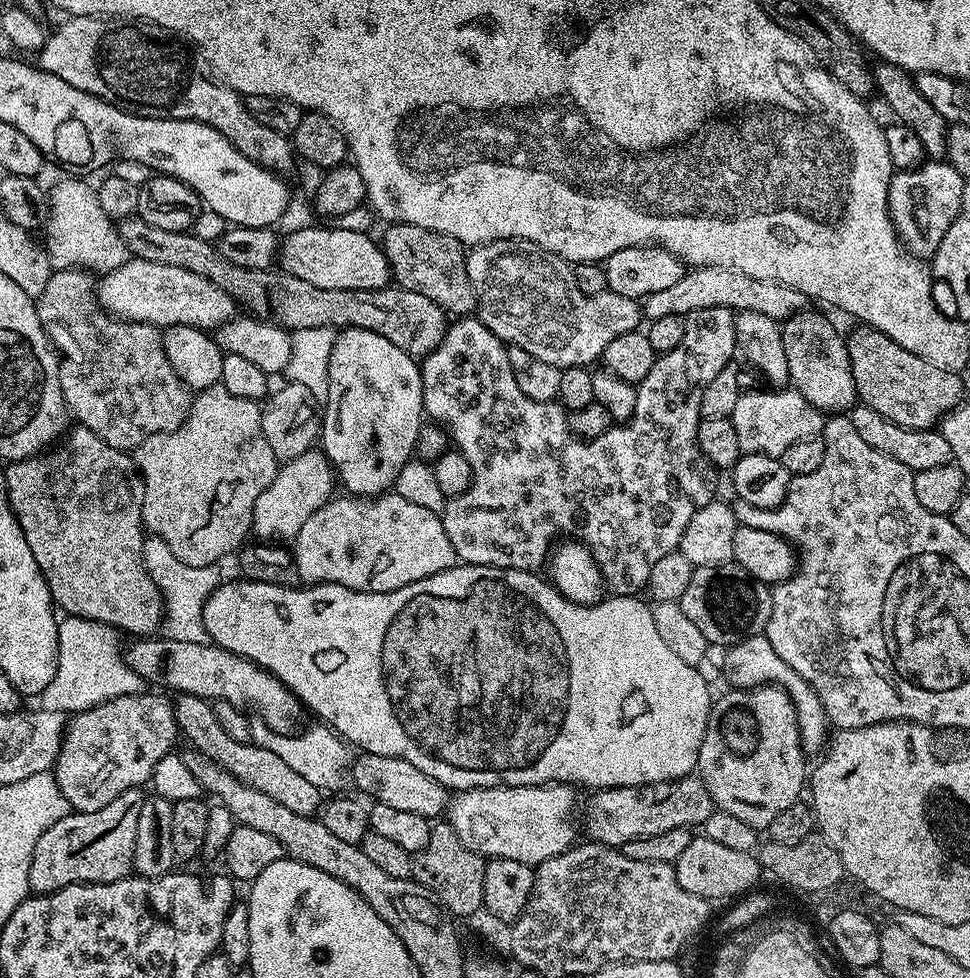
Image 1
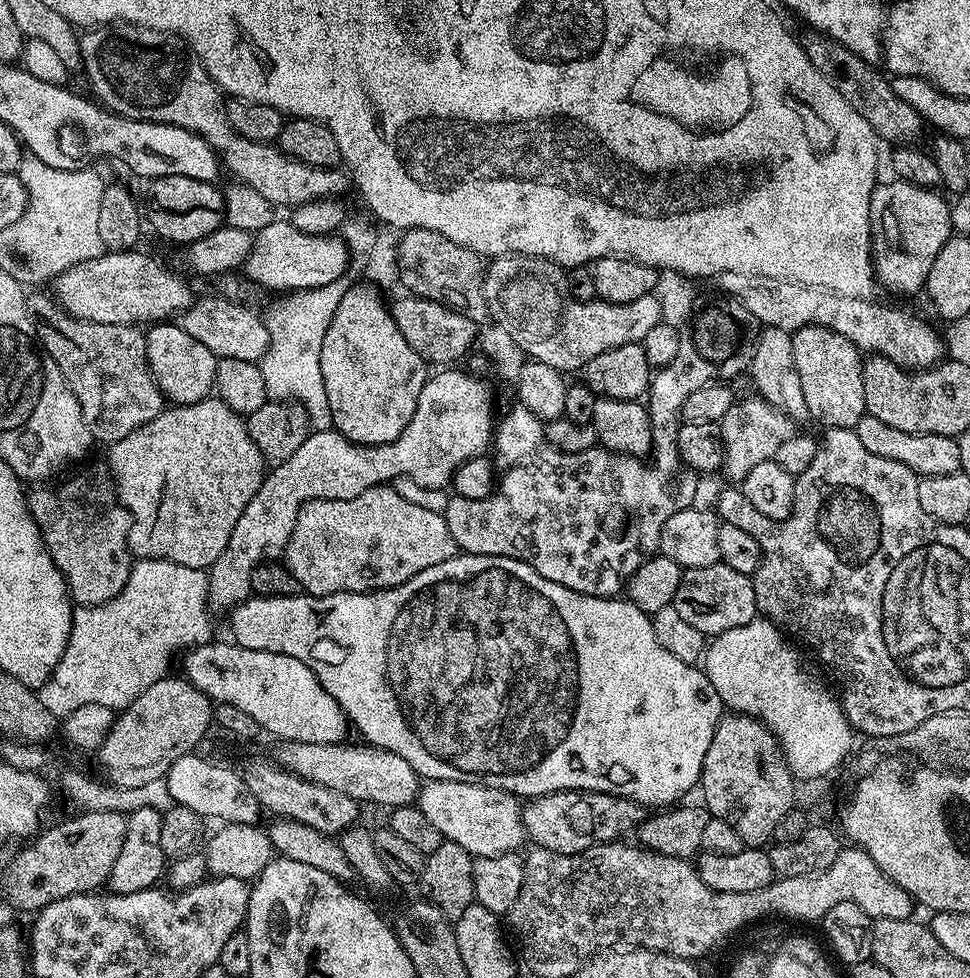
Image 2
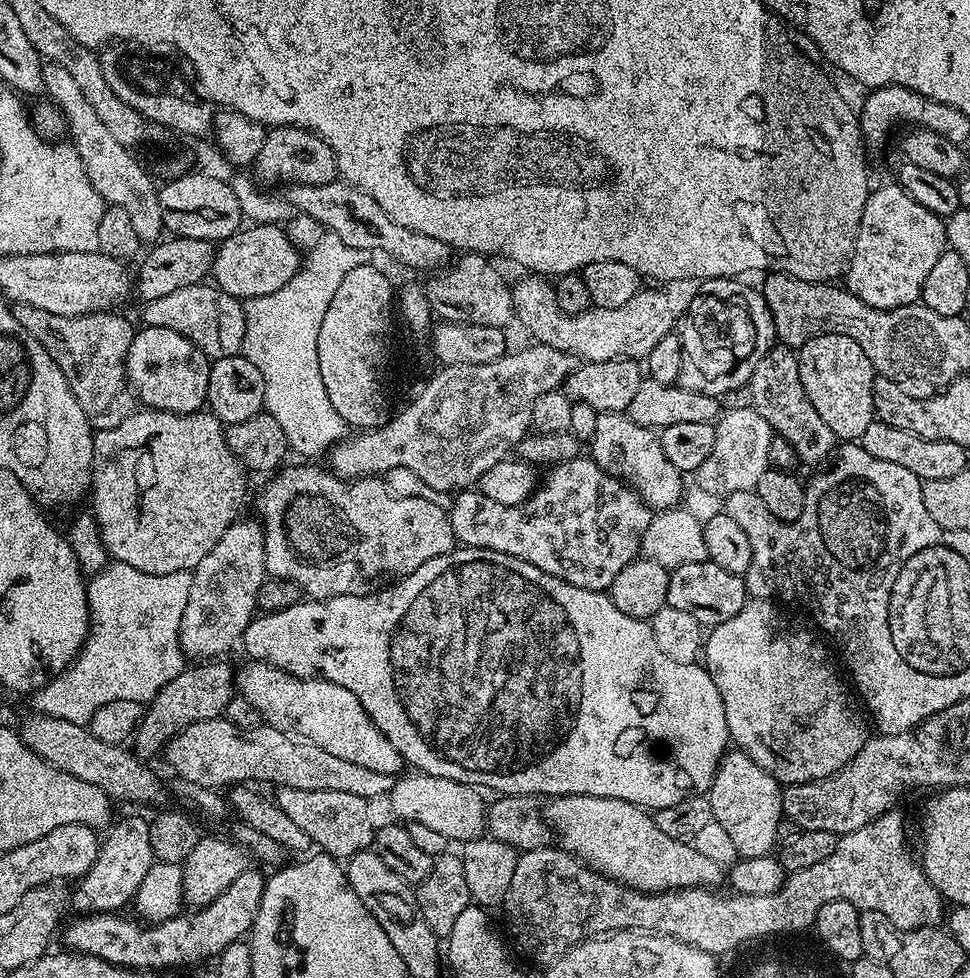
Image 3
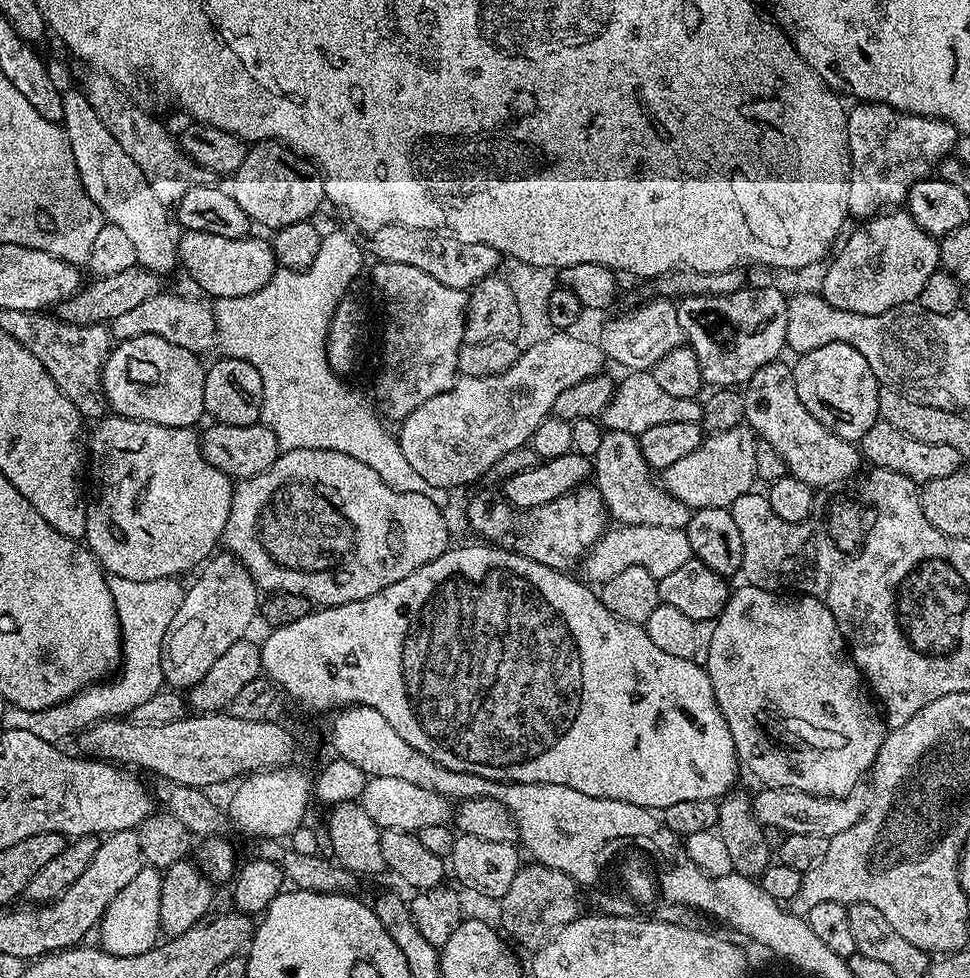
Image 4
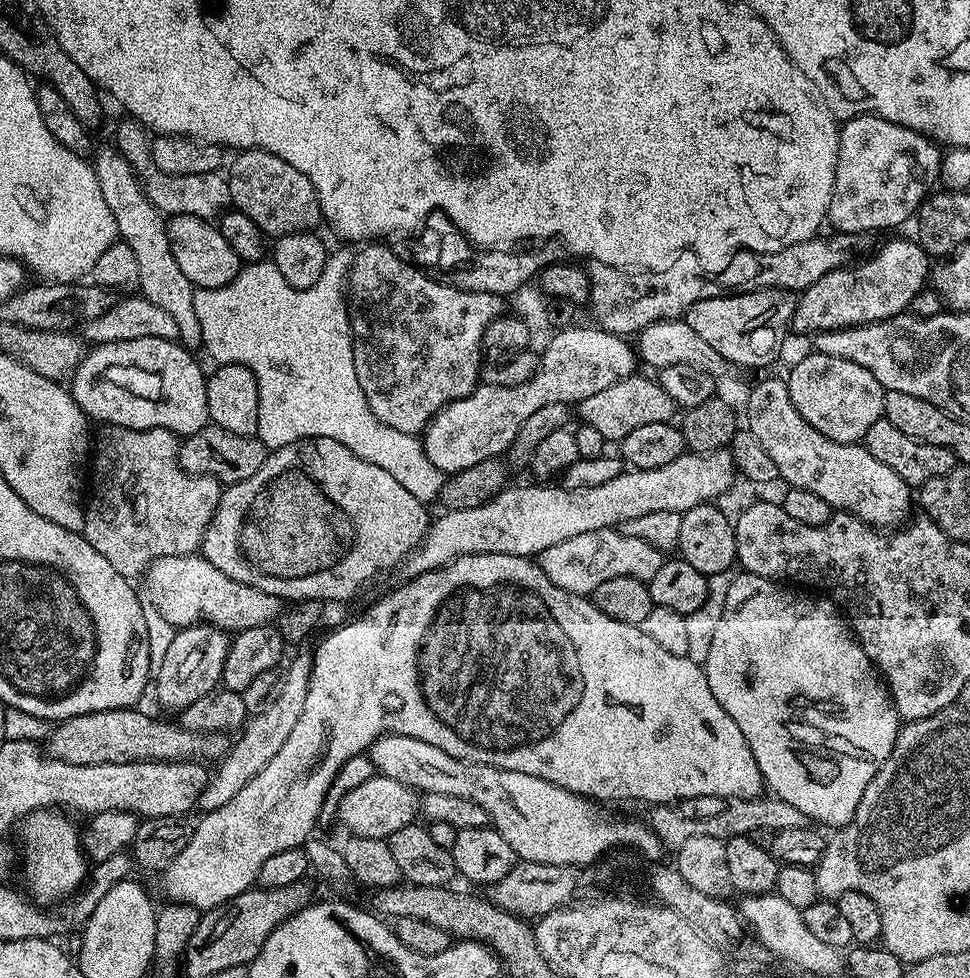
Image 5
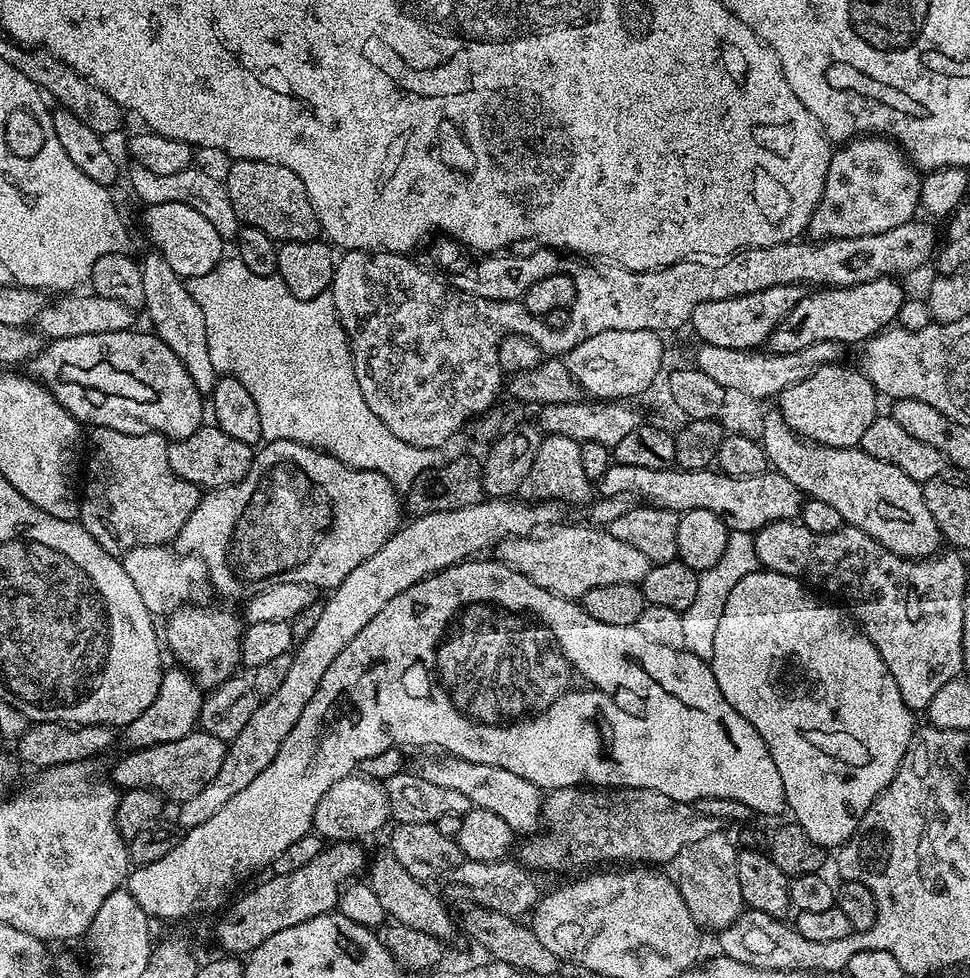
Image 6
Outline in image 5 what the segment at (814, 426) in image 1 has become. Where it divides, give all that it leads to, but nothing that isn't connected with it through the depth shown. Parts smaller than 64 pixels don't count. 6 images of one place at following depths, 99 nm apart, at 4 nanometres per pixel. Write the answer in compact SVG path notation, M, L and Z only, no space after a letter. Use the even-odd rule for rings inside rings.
M727 447L716 452L689 452L674 458L666 466L658 466L658 470L642 470L633 468L622 470L618 478L610 482L602 482L602 486L589 488L543 488L540 484L528 484L525 488L505 487L492 500L482 506L473 508L453 508L441 511L441 516L431 521L428 534L419 548L415 548L403 561L402 568L408 571L409 577L421 576L433 572L436 568L445 568L453 560L474 554L510 554L511 556L539 557L542 550L550 546L558 546L558 542L566 542L566 538L575 538L578 534L590 534L590 530L616 528L622 526L630 518L642 518L642 514L658 514L659 512L678 512L683 514L699 504L719 501L719 496L738 480L736 463Z

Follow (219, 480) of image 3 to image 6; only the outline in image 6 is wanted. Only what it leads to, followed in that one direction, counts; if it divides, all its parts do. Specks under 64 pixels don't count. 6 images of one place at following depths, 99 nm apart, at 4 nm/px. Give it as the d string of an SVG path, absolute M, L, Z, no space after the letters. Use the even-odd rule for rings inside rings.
M92 428L89 433L79 523L95 538L98 546L110 553L115 553L116 548L171 545L182 526L186 526L186 518L194 514L202 492L170 470L168 437L157 432L122 434L109 428Z

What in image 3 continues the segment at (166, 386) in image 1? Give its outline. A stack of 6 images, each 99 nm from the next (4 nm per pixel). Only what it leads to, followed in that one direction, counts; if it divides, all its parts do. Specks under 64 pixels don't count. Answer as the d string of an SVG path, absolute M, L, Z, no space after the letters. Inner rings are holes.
M12 304L11 310L22 330L29 332L47 350L50 358L54 358L93 430L110 430L132 415L138 401L128 382L126 354L130 350L134 327L126 317L119 316L116 310L63 316L29 304Z

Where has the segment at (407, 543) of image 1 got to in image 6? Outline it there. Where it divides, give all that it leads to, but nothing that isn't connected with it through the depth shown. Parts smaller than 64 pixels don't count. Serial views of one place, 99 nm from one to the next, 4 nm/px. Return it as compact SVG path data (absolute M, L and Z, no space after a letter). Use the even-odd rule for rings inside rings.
M273 440L265 443L253 455L250 474L246 474L246 478L242 478L242 482L225 488L214 488L201 495L194 514L190 514L190 518L186 518L186 526L182 526L182 530L176 535L174 548L181 554L198 556L206 566L211 587L217 588L222 595L229 596L232 600L247 601L262 590L266 590L270 586L278 586L282 582L302 582L310 585L313 590L321 590L320 588L331 590L339 586L342 578L346 578L346 574L350 574L350 570L354 570L354 566L362 566L362 562L366 562L366 558L370 558L370 554L378 554L378 550L382 550L385 542L393 536L397 528L401 527L400 508L402 512L401 493L390 481L382 478L382 474L378 474L374 470L351 468L328 452L308 448L305 444L299 444L293 440Z

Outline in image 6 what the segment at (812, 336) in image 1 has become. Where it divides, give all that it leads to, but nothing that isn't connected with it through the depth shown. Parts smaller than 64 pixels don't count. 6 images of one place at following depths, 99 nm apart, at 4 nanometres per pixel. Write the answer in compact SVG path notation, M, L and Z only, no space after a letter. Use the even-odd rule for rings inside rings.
M839 363L823 364L810 378L782 390L778 397L778 411L799 436L813 444L825 444L827 448L854 448L862 434L878 415L876 387L868 381L859 367L840 368Z

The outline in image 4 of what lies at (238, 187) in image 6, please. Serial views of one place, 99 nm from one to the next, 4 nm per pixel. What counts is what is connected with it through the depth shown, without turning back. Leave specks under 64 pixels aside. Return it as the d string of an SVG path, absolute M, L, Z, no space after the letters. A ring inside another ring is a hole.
M261 140L248 149L238 170L231 173L230 193L238 206L249 216L251 223L275 230L294 226L294 222L312 220L325 203L324 178L315 167L309 166L291 148L279 140Z

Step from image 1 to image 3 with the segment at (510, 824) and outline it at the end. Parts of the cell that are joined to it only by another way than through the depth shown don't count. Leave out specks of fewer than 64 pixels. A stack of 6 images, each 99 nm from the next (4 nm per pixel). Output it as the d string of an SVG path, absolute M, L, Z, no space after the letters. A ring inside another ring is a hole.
M425 772L408 775L401 775L392 785L390 801L392 812L396 815L393 817L404 822L422 822L422 826L438 834L446 834L450 842L475 840L485 831L486 800L479 796L481 793L473 785L427 776Z

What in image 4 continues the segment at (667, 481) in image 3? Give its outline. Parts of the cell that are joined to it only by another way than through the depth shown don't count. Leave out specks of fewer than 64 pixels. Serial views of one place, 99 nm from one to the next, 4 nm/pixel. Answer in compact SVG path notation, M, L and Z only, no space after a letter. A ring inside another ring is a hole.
M622 430L613 432L605 431L602 442L598 446L598 454L594 457L594 476L595 479L608 480L605 484L599 485L600 496L604 504L608 507L611 519L620 526L662 526L665 530L687 529L693 509L686 506L678 498L674 498L669 492L664 491L663 487L658 486L651 480L654 476L653 469L648 467L646 458L642 458L642 450L637 437L626 434Z

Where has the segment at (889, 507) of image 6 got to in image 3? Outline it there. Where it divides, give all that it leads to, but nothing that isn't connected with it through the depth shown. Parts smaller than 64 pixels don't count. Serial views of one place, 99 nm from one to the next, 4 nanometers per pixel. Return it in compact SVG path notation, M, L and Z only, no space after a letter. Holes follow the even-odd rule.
M781 343L769 347L767 354L758 362L758 366L754 366L754 374L747 386L754 394L752 407L758 410L758 414L762 414L762 418L766 418L766 422L770 422L775 435L786 438L786 442L794 446L801 465L820 463L823 465L833 455L838 437L830 430L830 426L826 426L826 422L822 422L818 410L814 410L802 386L797 349L788 348Z

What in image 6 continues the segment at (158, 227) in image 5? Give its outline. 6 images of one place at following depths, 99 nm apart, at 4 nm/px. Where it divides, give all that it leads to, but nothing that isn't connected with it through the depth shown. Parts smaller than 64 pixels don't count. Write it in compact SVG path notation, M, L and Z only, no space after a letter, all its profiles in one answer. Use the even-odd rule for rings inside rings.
M148 250L139 265L144 295L143 311L148 312L151 331L155 332L159 340L166 342L170 350L174 350L178 362L186 366L186 374L194 378L194 386L198 386L201 394L211 394L218 373L214 370L214 362L210 362L210 346L206 346L206 321L202 318L202 309L188 293L187 283L181 276L174 274L174 270L170 270L170 262L166 262L159 252Z

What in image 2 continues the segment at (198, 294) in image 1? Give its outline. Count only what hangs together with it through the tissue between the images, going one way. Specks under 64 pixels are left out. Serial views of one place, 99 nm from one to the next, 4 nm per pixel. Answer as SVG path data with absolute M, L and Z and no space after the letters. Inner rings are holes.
M141 250L105 251L103 256L75 264L55 277L55 299L74 318L103 324L151 326L179 317L192 305L192 288L164 264Z

